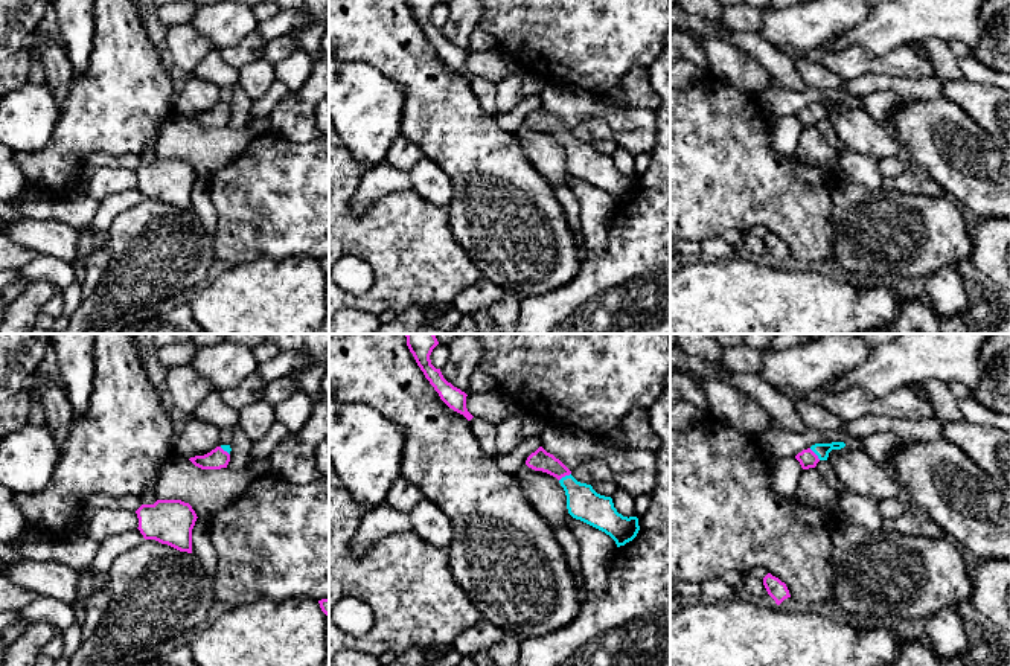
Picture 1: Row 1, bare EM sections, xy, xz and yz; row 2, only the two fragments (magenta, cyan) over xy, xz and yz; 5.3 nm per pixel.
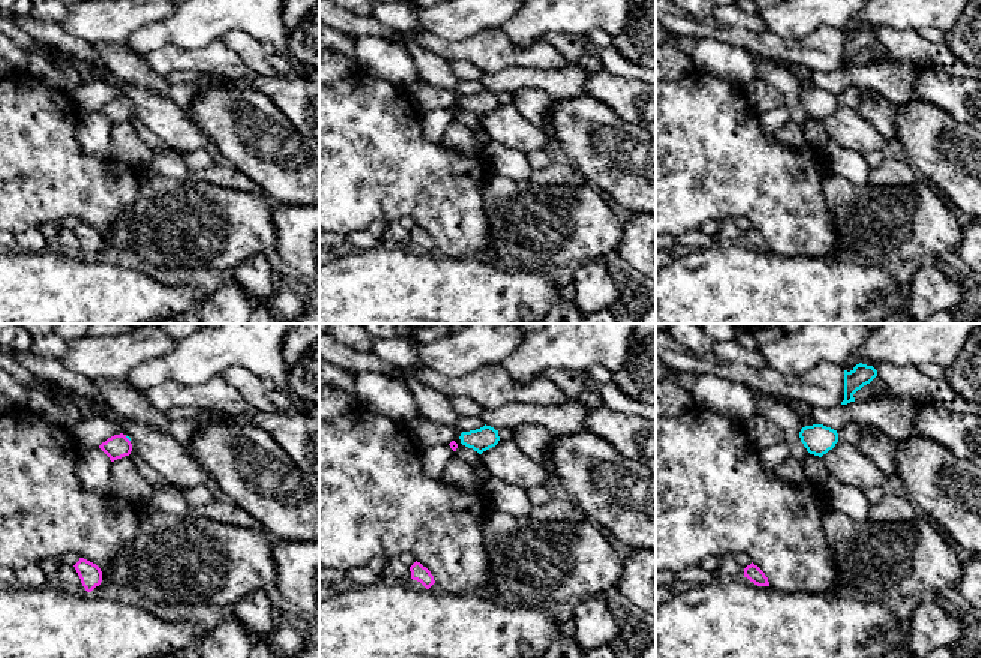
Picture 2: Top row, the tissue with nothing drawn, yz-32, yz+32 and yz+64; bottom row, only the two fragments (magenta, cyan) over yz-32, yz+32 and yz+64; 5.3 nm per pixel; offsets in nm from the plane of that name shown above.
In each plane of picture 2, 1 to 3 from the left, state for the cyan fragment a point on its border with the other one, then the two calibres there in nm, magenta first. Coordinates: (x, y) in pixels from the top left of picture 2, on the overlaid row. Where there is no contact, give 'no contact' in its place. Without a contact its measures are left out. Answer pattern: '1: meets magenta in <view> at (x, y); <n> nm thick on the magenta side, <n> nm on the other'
1: meets magenta in yz-32 at (128, 439); 130 nm thick on the magenta side, 20 nm on the other
2: no contact
3: no contact

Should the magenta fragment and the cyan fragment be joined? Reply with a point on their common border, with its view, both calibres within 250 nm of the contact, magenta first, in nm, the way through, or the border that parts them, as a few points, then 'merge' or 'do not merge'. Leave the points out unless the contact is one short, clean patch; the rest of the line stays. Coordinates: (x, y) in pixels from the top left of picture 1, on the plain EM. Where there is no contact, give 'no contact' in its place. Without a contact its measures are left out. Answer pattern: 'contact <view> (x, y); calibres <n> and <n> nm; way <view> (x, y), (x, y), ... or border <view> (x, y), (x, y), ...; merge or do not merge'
contact xz (564, 134); calibres 110 and 180 nm; way xz (540, 119), (555, 125), (564, 134), (584, 162); merge

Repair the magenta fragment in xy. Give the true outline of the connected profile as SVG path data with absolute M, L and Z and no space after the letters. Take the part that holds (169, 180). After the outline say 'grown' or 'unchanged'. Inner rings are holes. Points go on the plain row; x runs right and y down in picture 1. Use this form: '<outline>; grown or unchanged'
M157 158L137 169L139 189L145 198L155 198L180 210L192 212L192 187L197 172L181 158Z; unchanged

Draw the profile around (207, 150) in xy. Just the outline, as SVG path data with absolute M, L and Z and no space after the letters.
M175 114L157 140L157 158L189 162L198 177L210 178L236 158L256 139L250 126L201 128L189 117Z

